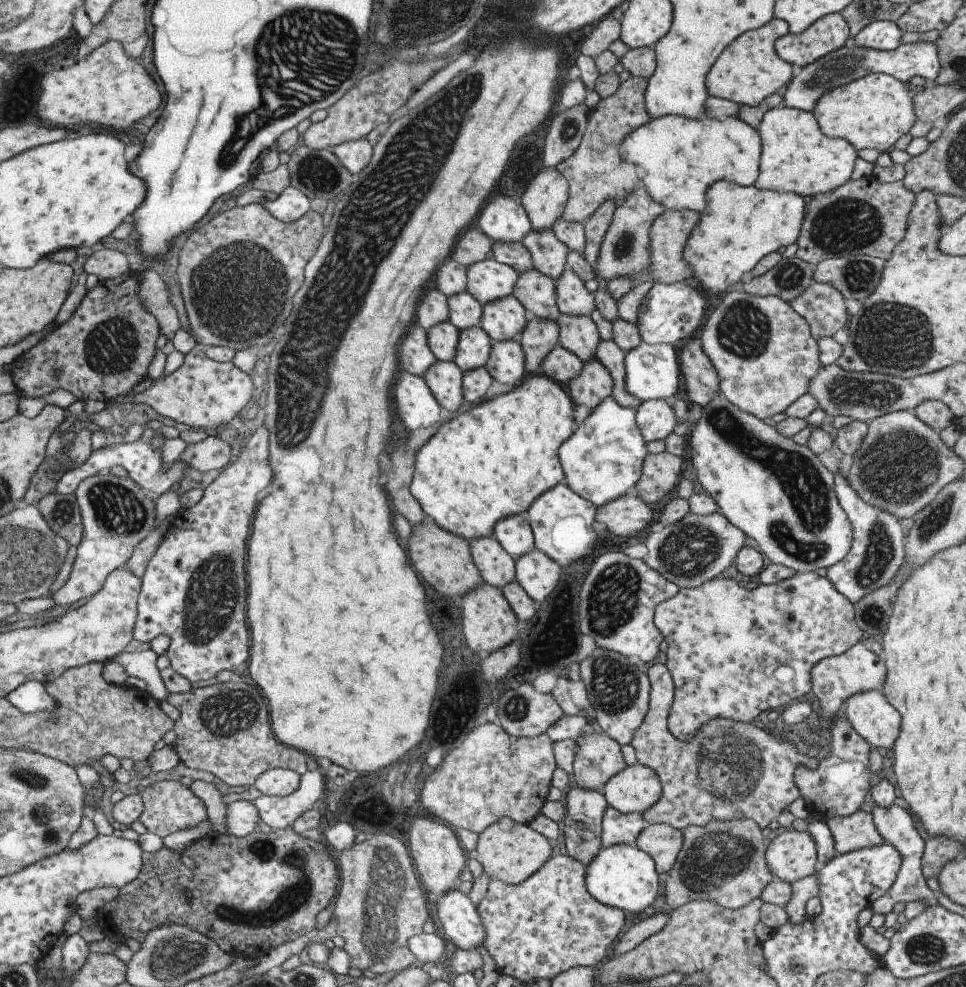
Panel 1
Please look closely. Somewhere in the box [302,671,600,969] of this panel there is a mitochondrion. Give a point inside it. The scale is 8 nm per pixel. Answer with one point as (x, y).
(383, 888)

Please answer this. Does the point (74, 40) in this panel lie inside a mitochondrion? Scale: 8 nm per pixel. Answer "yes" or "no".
no

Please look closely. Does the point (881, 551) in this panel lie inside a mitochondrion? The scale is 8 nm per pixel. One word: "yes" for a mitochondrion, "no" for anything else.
yes

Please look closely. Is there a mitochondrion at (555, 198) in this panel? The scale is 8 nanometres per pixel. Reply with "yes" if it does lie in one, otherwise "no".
no

